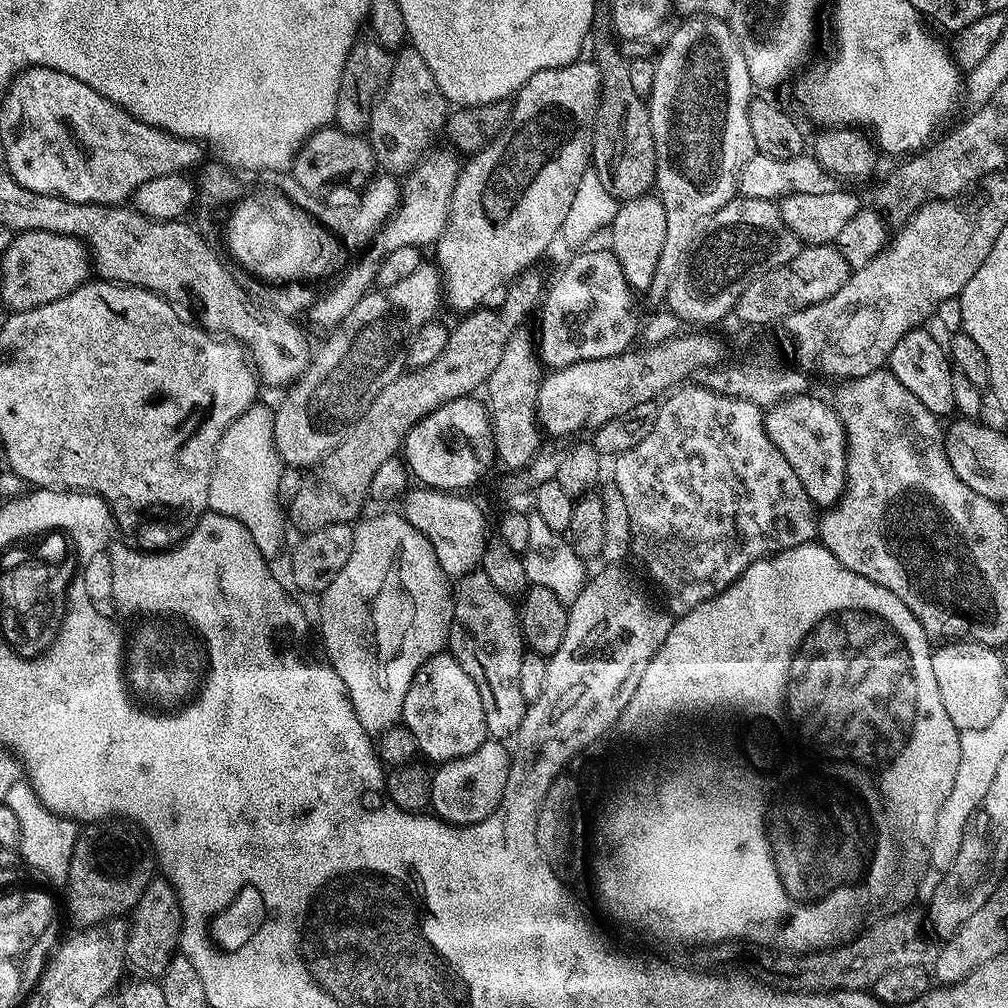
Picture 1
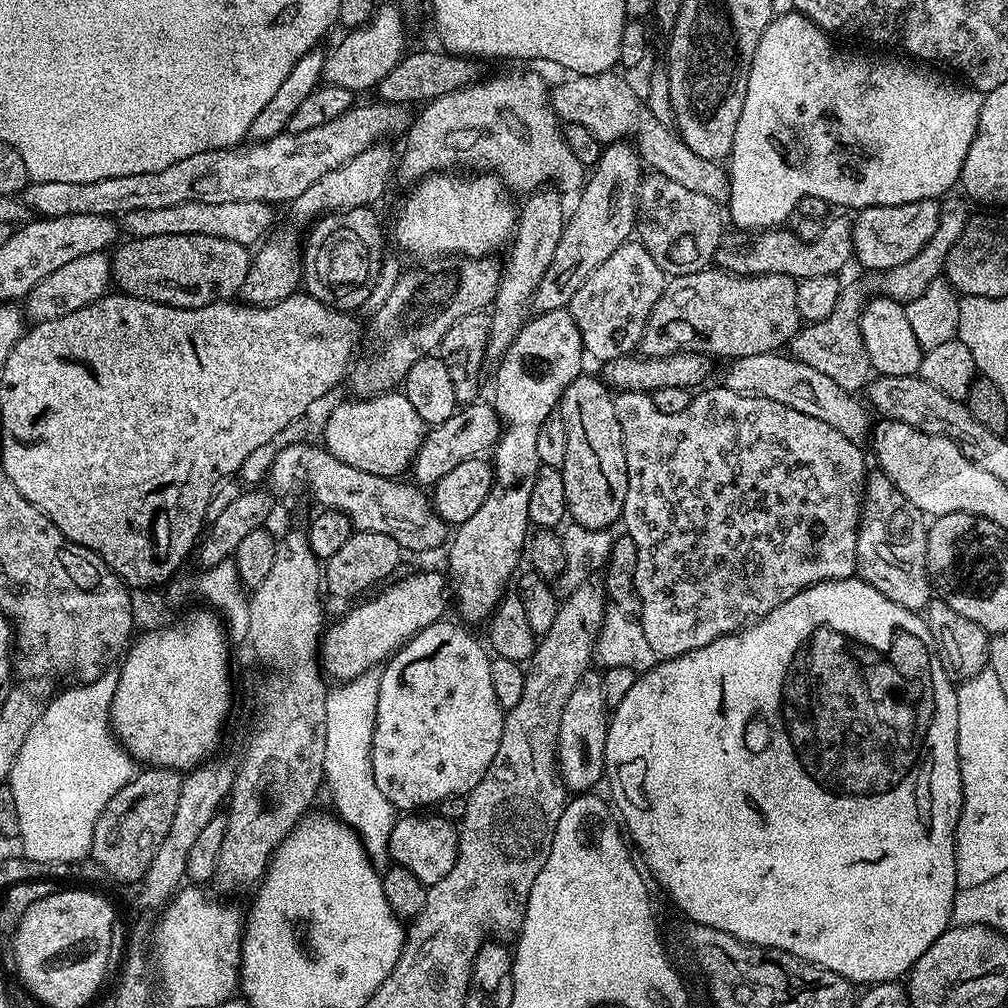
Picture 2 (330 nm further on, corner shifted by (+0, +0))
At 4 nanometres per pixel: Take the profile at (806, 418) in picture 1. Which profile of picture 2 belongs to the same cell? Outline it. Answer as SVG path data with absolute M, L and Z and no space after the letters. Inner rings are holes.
M876 470L862 485L862 507L856 543L856 570L859 579L865 580L874 590L886 594L890 602L898 602L911 612L923 613L928 601L933 599L934 589L928 579L926 566L926 538L928 524L925 513L918 510L886 478Z

